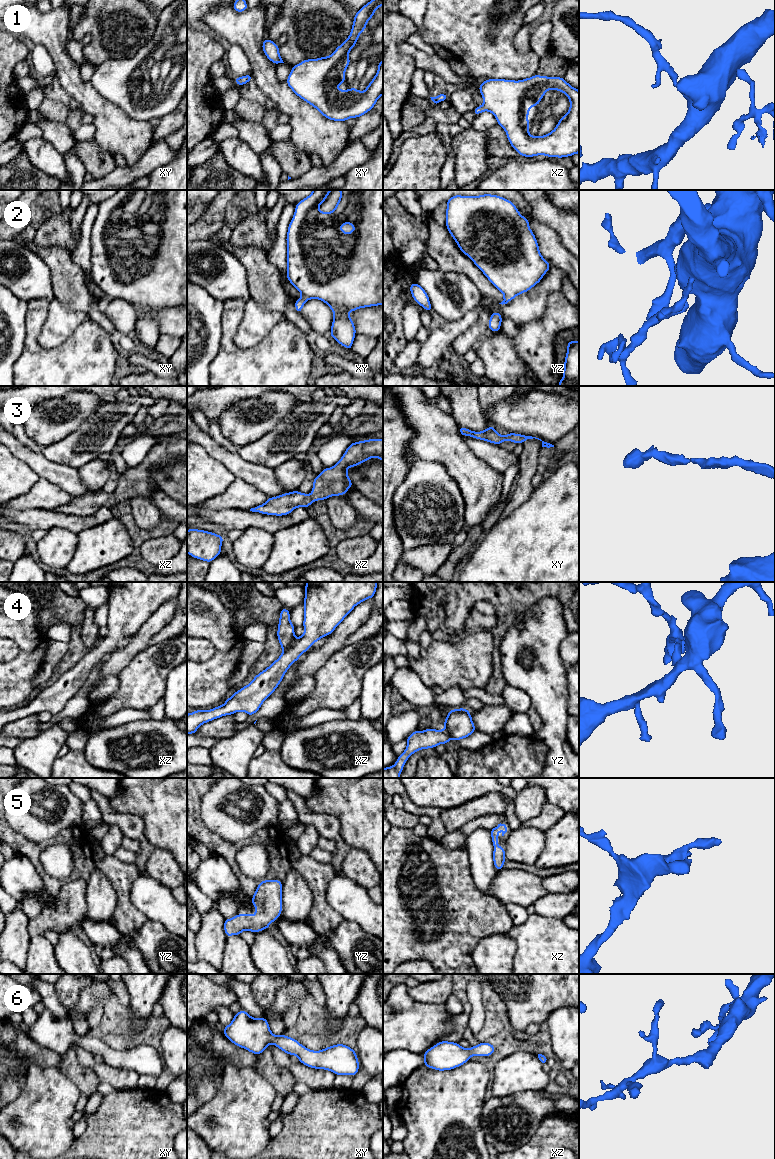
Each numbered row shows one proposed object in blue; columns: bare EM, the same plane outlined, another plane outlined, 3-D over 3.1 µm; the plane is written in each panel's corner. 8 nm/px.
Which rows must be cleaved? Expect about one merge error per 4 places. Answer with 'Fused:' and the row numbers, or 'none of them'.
Fused: 4

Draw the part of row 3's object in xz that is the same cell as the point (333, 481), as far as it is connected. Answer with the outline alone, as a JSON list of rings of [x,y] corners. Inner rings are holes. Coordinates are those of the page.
[[[368,439],[353,442],[348,446],[341,459],[331,468],[323,468],[314,478],[310,495],[298,490],[284,493],[277,497],[269,497],[259,506],[250,511],[266,515],[288,515],[297,507],[307,508],[313,501],[326,500],[331,496],[343,496],[353,487],[347,474],[349,467],[356,467],[370,458],[378,457],[383,462],[383,439]]]

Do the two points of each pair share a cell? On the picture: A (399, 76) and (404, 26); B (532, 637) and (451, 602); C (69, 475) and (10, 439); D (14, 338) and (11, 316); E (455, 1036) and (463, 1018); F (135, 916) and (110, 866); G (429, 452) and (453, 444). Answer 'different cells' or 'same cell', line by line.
A: same cell
B: different cells
C: same cell
D: same cell
E: same cell
F: same cell
G: same cell

